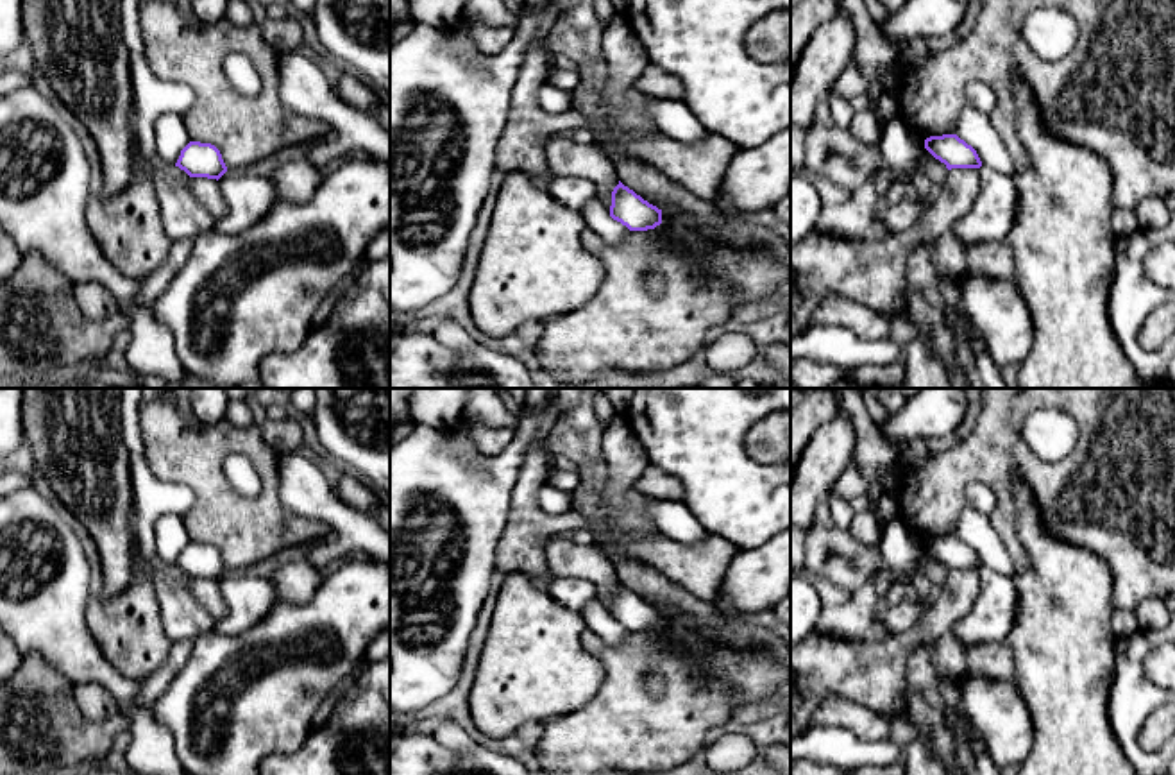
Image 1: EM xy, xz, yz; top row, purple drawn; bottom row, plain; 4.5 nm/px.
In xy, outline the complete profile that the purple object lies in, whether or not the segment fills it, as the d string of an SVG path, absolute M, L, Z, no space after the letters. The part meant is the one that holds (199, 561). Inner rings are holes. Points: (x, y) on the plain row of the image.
M190 542L175 564L190 578L220 580L227 567L222 560L220 551L211 544Z

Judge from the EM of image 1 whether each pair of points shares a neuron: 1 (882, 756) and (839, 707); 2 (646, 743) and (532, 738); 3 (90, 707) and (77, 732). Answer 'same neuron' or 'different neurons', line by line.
1: different neurons
2: different neurons
3: different neurons

